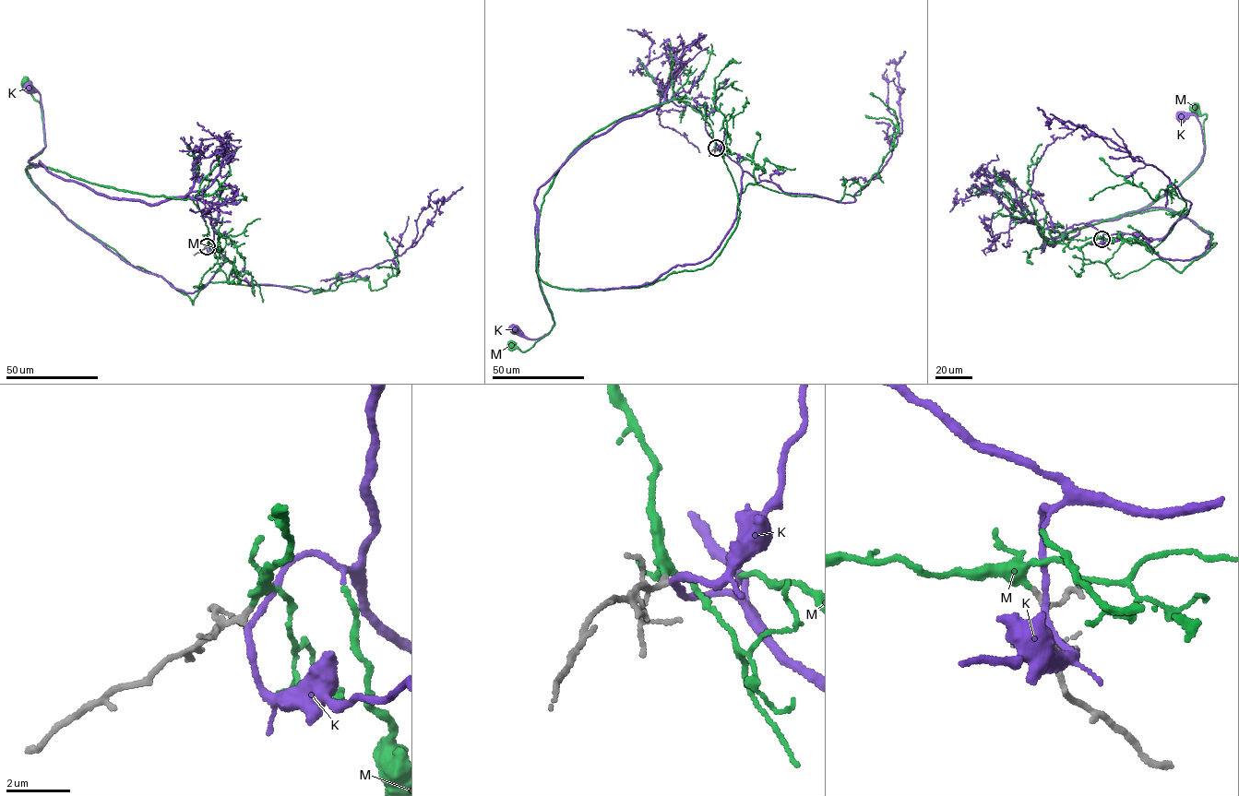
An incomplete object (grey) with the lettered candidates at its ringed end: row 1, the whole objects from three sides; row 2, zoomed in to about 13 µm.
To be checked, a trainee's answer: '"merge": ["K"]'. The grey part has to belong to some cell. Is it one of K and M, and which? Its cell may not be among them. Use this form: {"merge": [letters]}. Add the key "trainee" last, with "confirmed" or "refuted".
{"merge": ["M"], "trainee": "refuted"}

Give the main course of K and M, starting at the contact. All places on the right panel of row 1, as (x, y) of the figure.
K: (1102, 240), (1133, 234), (1184, 260), (1209, 246), (1183, 216), (1136, 211), (1200, 162), (1197, 118), (1180, 117)
M: (1101, 239), (1071, 239), (1036, 223), (1041, 237), (1054, 238), (1171, 193), (1204, 154), (1207, 116), (1193, 107)

